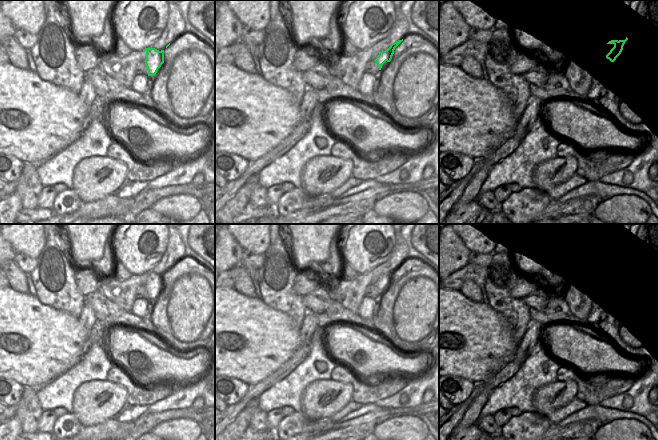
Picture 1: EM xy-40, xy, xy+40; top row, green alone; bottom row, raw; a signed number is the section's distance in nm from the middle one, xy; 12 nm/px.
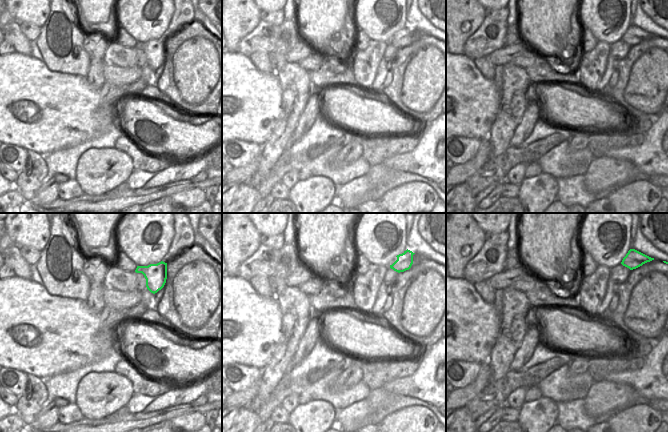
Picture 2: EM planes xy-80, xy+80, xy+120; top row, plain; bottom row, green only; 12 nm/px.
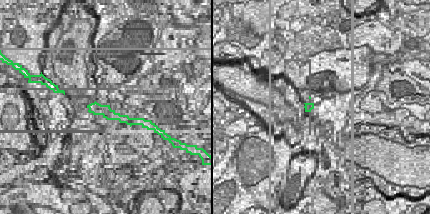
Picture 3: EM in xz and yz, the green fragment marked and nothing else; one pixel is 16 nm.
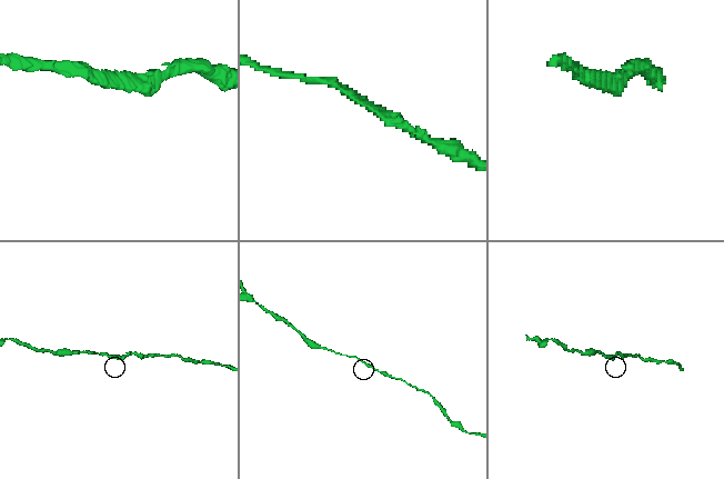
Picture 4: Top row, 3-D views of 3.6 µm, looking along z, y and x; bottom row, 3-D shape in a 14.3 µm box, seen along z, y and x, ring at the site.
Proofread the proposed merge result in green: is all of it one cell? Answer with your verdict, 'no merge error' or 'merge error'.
no merge error

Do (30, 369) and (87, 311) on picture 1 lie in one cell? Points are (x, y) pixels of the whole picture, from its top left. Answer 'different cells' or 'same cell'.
different cells

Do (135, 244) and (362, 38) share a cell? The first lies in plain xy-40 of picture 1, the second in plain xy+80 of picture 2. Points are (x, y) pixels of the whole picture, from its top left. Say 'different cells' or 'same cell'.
different cells

